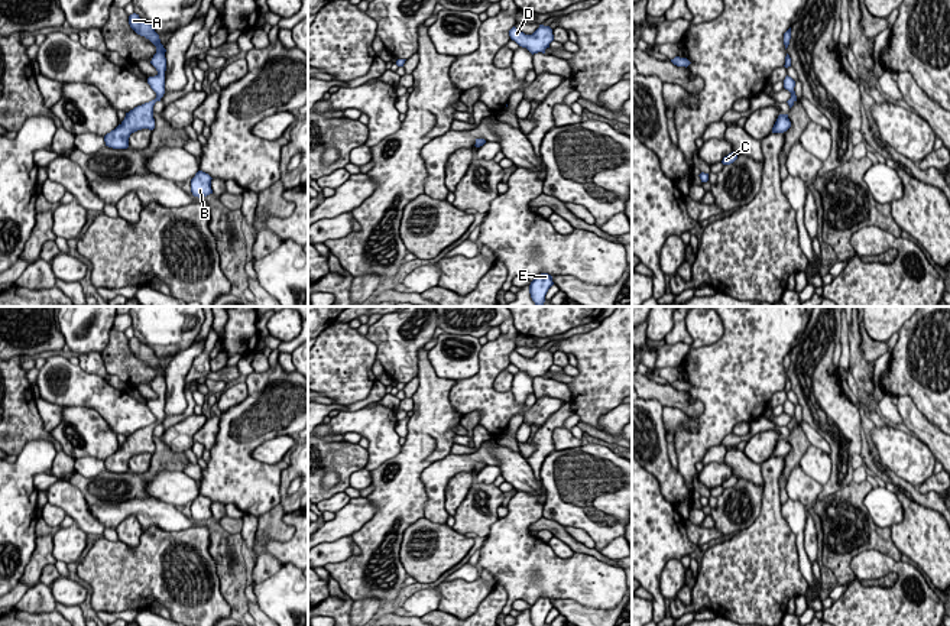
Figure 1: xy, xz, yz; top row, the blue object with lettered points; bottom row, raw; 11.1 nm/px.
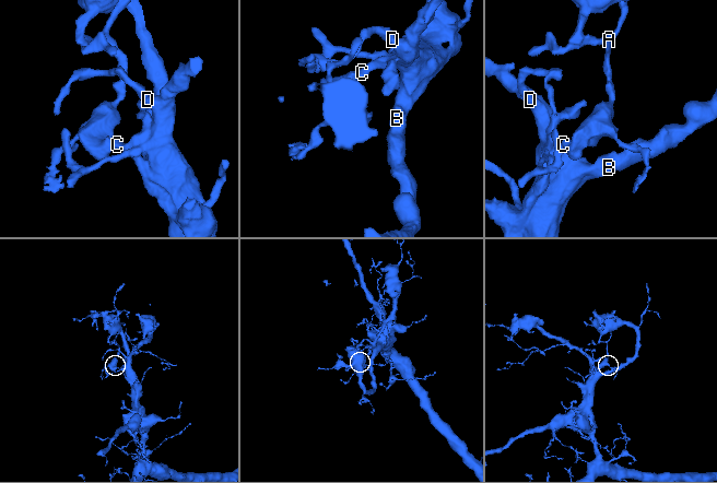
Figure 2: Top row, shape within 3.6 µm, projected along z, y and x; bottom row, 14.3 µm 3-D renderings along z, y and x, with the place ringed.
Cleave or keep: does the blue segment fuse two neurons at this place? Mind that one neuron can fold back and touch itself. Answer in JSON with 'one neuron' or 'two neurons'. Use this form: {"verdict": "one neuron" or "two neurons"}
{"verdict": "two neurons"}

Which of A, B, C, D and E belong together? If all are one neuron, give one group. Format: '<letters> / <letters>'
A B D E / C

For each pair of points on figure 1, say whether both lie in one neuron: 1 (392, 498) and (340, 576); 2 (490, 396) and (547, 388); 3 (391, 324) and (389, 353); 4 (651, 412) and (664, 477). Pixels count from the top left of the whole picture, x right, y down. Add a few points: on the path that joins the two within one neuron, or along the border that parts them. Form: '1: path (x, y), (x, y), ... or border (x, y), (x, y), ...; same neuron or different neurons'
1: path (392, 518), (379, 541), (360, 561); same neuron
2: border (537, 398), (557, 396), (563, 402); different neurons
3: path (391, 331), (391, 346); same neuron
4: path (655, 428), (660, 461); same neuron

